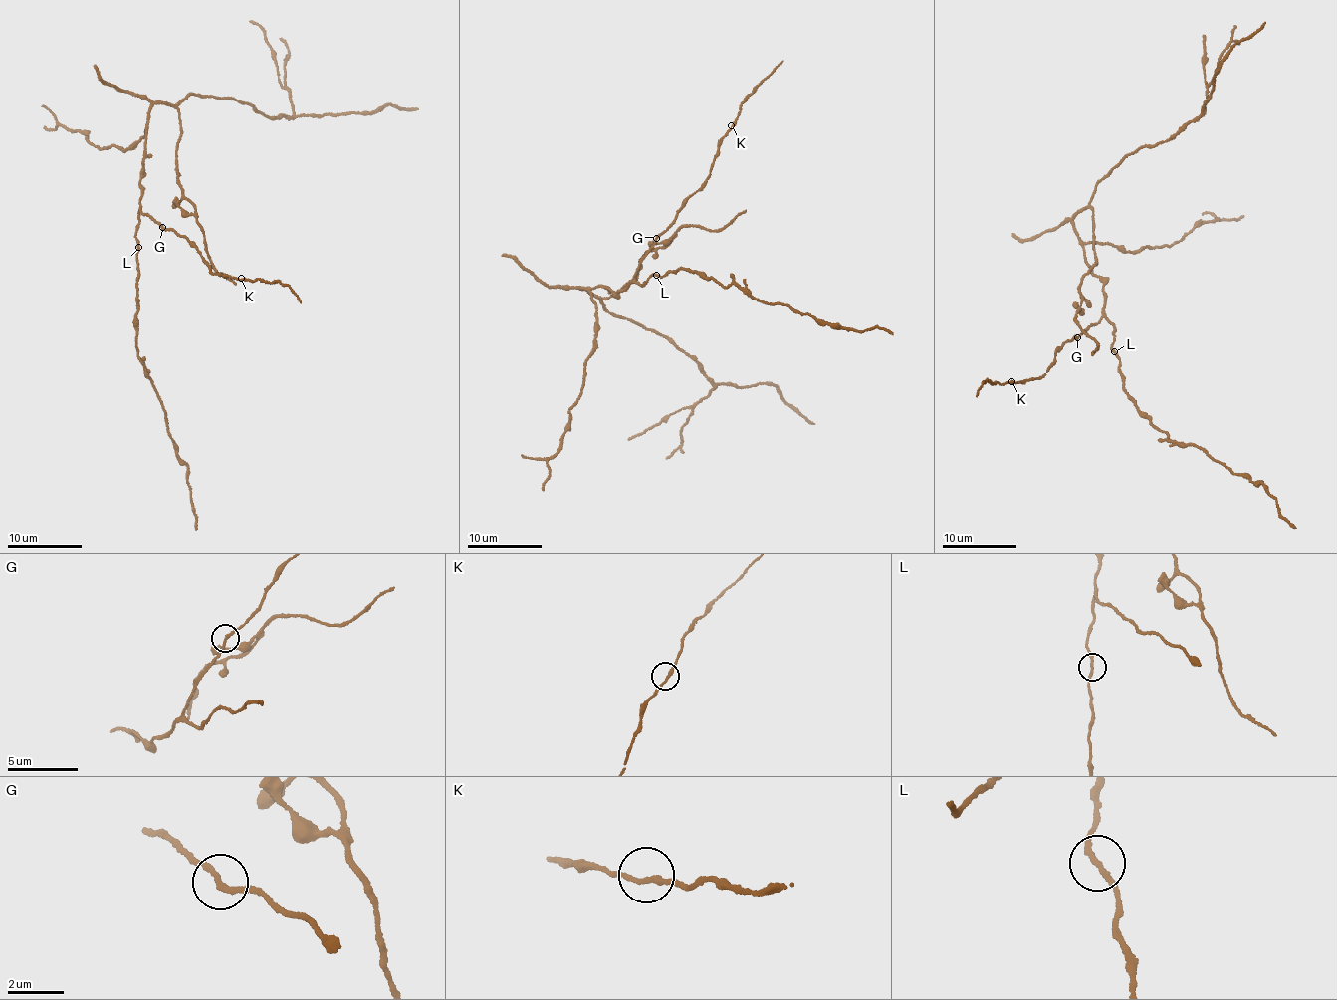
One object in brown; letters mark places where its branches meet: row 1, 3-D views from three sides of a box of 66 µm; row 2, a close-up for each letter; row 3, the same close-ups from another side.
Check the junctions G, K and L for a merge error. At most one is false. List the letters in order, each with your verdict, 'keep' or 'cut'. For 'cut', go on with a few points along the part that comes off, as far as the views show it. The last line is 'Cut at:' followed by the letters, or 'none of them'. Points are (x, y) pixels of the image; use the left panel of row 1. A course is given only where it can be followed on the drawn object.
G: keep
K: keep
L: keep
Cut at: none of them

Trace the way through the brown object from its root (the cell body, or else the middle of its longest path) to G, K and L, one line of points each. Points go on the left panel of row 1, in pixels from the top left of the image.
G: (143, 155), (140, 211), (162, 227)
K: (143, 155), (140, 211), (186, 239), (201, 254), (210, 272), (241, 278)
L: (143, 155), (142, 197), (135, 236), (138, 247)

